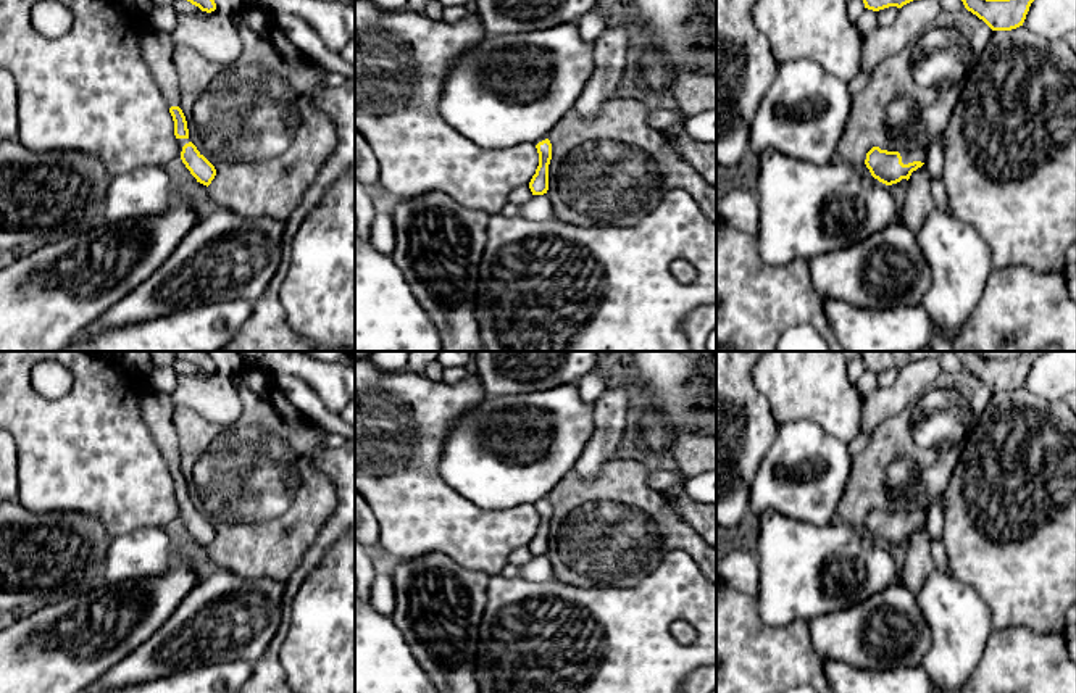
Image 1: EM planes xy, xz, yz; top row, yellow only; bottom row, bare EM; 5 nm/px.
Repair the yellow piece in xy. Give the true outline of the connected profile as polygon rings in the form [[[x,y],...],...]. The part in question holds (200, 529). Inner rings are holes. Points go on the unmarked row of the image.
[[[148,377],[142,379],[147,388],[144,405],[144,422],[150,434],[158,442],[158,450],[169,467],[174,482],[174,496],[179,504],[181,521],[197,543],[210,546],[216,537],[215,527],[197,511],[189,498],[189,487],[181,471],[181,450],[176,427],[173,424],[174,403],[171,395],[166,395],[153,387]]]

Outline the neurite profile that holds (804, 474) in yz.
[[[799,419],[778,429],[752,483],[749,509],[778,512],[810,525],[837,521],[853,456],[847,443],[816,422]]]

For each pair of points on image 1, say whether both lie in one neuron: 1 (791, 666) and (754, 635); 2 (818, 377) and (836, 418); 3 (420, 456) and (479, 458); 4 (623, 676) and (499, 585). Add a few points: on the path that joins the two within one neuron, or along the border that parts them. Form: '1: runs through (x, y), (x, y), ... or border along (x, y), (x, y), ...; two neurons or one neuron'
1: runs through (781, 658), (776, 658), (763, 645); one neuron
2: runs through (818, 387), (836, 408); one neuron
3: border along (454, 421), (439, 458), (439, 474), (457, 490); two neurons
4: runs through (610, 635), (588, 603), (539, 590); one neuron

